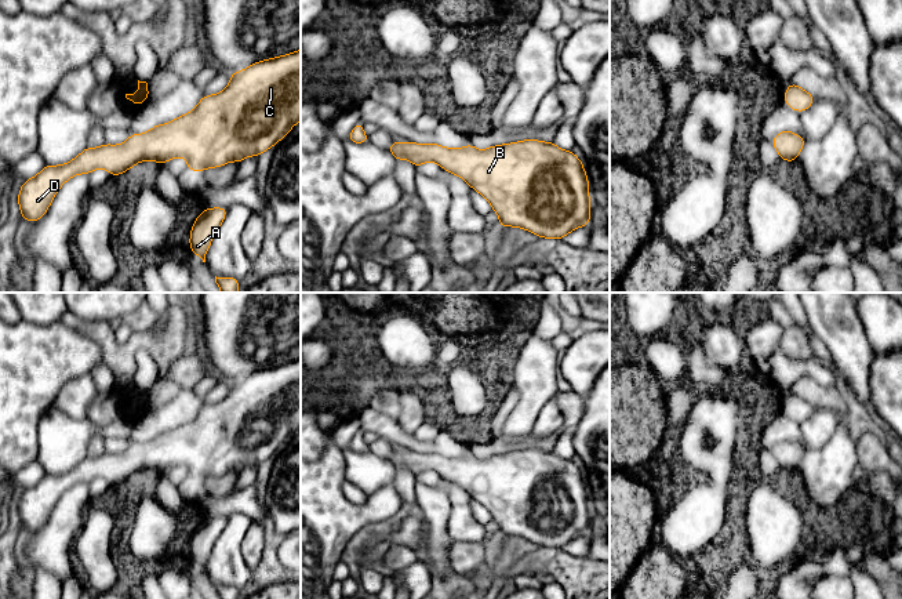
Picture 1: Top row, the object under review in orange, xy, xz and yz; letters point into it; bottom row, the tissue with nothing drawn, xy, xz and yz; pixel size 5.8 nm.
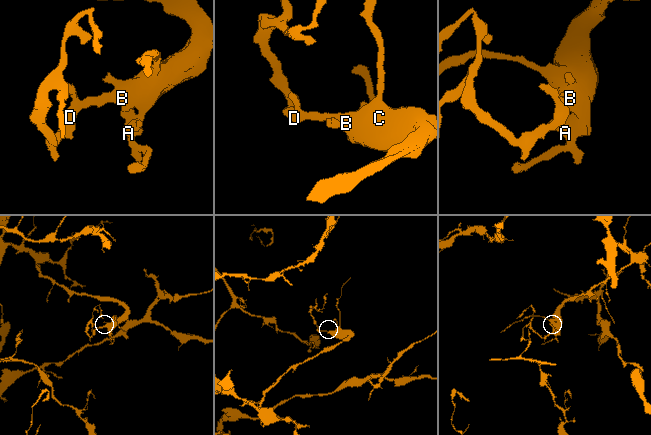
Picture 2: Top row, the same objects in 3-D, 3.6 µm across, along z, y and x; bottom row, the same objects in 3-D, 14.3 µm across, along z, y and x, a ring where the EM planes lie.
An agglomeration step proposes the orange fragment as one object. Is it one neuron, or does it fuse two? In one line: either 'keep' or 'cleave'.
keep

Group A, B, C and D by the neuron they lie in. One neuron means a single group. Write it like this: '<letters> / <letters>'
A B C D

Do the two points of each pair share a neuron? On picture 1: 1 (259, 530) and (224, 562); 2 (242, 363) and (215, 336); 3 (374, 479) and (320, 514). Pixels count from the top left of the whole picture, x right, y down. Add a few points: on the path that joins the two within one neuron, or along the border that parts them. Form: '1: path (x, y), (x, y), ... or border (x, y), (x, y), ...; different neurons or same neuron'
1: border (251, 523), (242, 544), (242, 556), (250, 569); different neurons
2: path (235, 356), (222, 342); same neuron
3: border (392, 483), (379, 487), (368, 497); different neurons

